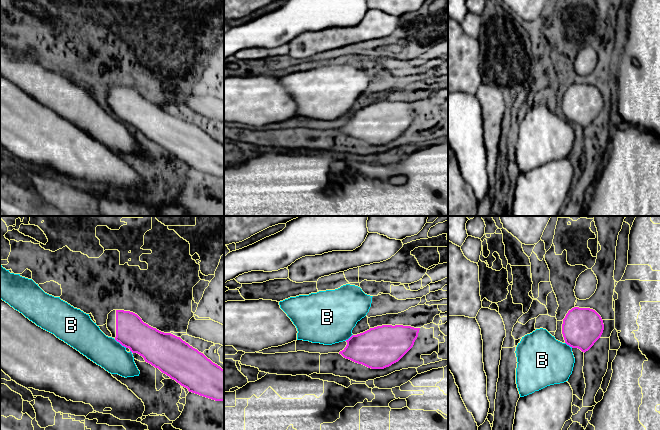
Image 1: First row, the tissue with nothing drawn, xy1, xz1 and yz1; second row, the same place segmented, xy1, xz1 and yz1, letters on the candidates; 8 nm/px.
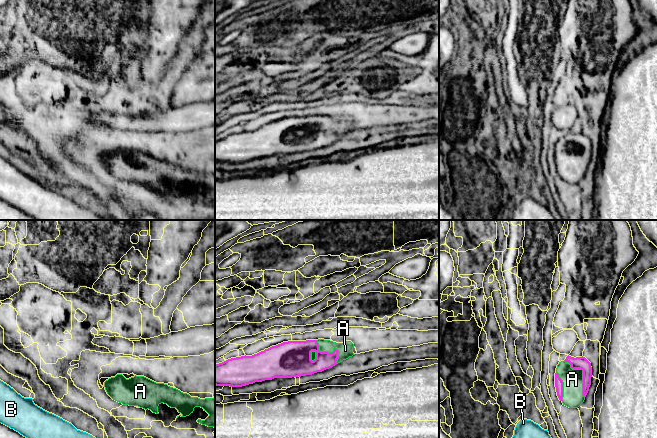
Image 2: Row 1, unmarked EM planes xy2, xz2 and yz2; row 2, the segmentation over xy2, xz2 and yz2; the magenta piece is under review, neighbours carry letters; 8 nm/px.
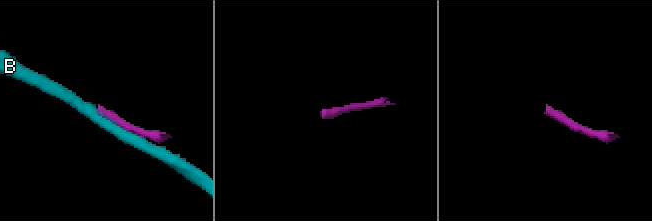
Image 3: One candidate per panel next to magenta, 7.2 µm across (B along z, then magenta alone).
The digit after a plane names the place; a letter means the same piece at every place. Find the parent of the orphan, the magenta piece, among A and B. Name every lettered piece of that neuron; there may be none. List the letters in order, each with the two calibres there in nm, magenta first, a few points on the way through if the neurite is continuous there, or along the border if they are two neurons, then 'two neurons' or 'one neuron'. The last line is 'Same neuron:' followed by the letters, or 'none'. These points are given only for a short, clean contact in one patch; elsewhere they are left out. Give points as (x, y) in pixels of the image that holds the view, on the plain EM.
A: 100/170 nm | one neuron
B: 260/240 nm | along xy1 (114, 115), (126, 123) | two neurons
Same neuron: A

